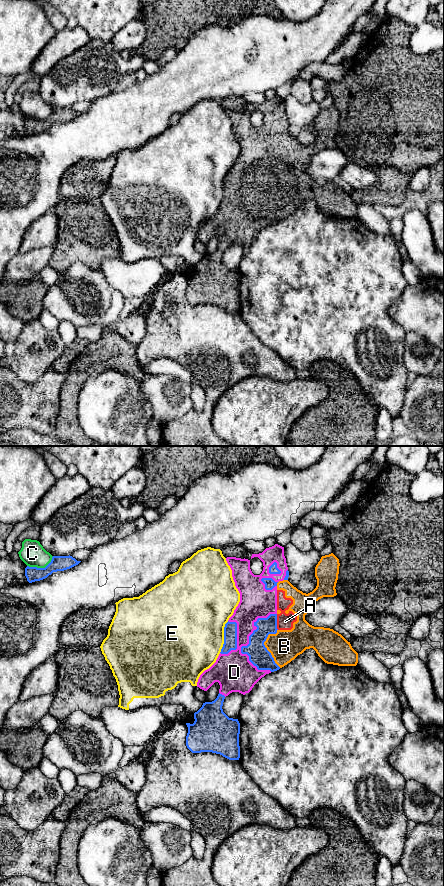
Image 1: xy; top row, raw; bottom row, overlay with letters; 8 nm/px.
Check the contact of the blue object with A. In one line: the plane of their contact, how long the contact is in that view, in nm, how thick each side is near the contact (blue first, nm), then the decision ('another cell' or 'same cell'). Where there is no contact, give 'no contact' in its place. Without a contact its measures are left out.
contact in xy; length 130 nm; calibres 140 and 130 nm; same cell

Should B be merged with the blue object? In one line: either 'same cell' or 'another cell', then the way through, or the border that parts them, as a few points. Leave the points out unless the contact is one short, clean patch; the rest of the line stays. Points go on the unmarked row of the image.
same cell

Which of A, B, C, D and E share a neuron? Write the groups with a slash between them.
A B D / C / E

